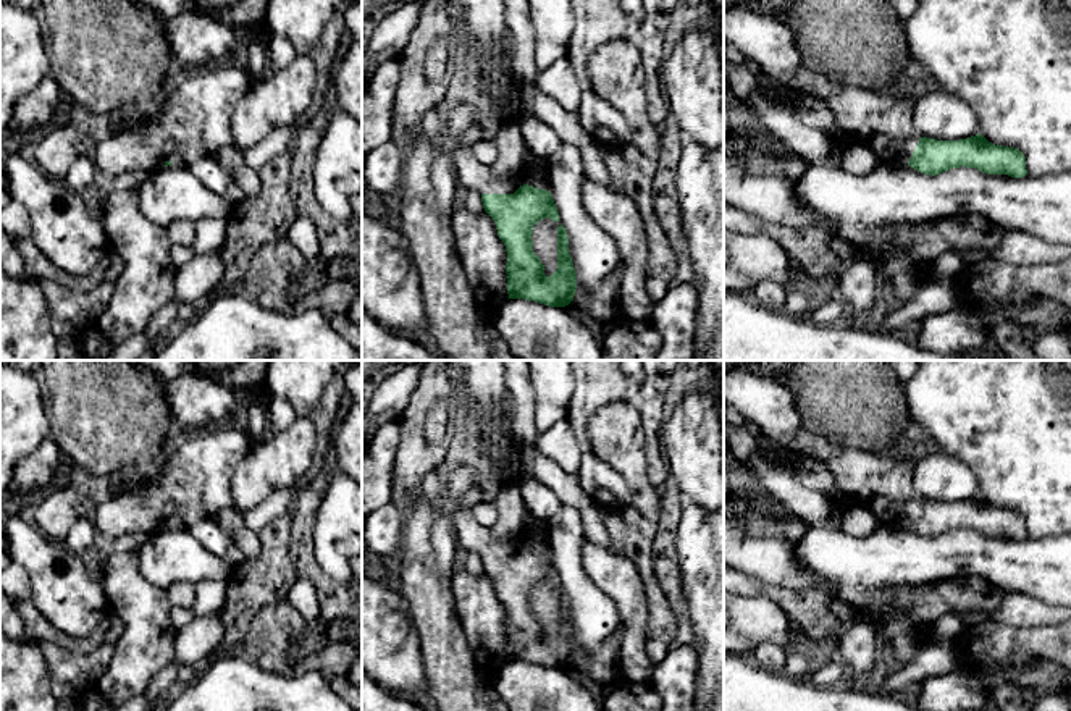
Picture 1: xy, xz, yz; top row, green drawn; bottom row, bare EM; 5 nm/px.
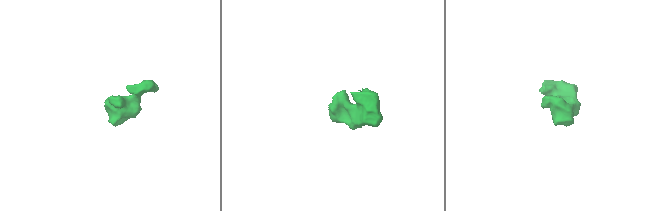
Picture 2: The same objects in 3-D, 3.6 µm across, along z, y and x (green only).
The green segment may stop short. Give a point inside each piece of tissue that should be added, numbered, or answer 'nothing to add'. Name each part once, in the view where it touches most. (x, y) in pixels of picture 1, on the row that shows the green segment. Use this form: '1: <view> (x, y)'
1: xz (470, 173)

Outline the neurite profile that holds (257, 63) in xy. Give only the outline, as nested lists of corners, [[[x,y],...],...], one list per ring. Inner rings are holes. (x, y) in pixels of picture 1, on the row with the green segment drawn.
[[[265,23],[249,29],[249,58],[246,69],[250,74],[252,86],[262,82],[262,79],[268,73],[270,37],[271,37],[271,31]]]

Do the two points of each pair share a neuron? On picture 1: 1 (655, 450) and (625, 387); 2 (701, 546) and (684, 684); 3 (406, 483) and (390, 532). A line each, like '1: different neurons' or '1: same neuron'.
1: same neuron
2: different neurons
3: same neuron

